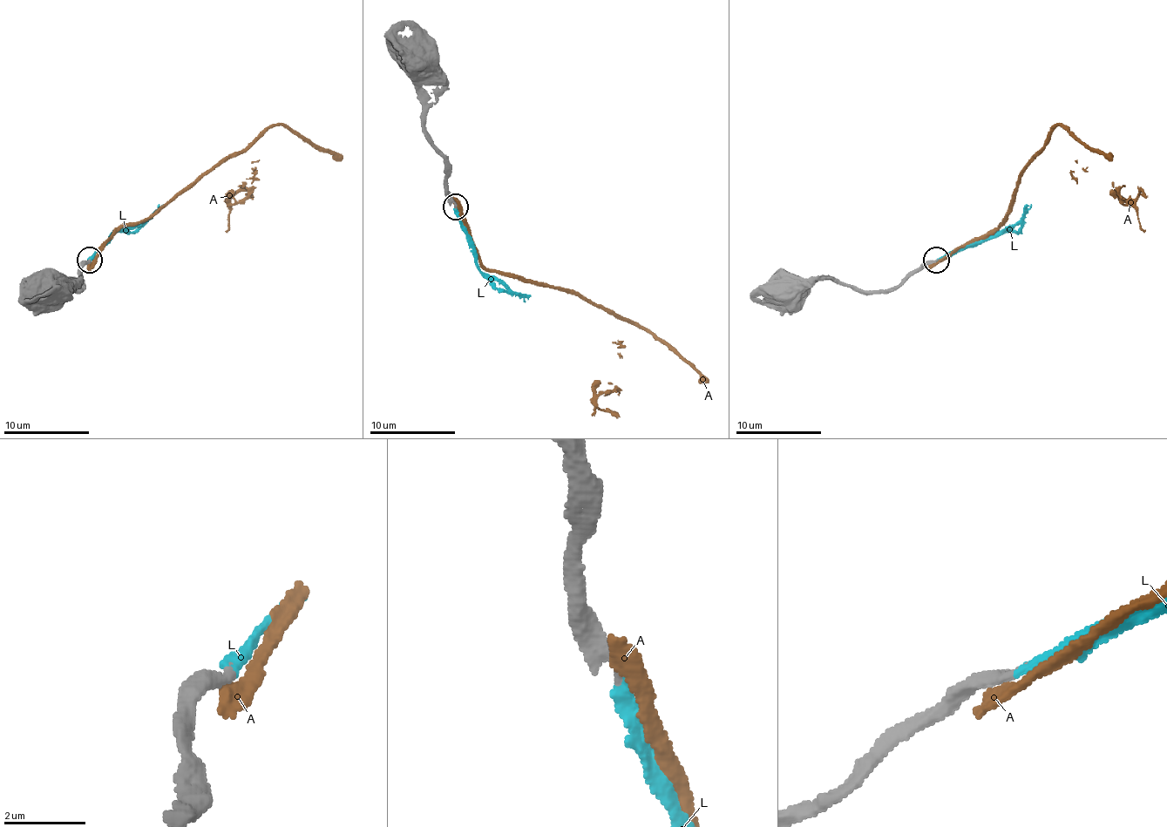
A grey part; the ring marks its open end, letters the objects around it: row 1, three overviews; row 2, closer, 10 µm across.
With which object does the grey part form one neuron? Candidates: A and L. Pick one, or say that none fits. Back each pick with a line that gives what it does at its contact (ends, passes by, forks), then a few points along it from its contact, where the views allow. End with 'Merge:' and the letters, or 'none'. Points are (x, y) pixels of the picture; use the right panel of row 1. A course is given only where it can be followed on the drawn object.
L: It ends there. Its course: (934, 260), (949, 258), (964, 247), (996, 237), (1021, 218), (1026, 205)
Merge: L

